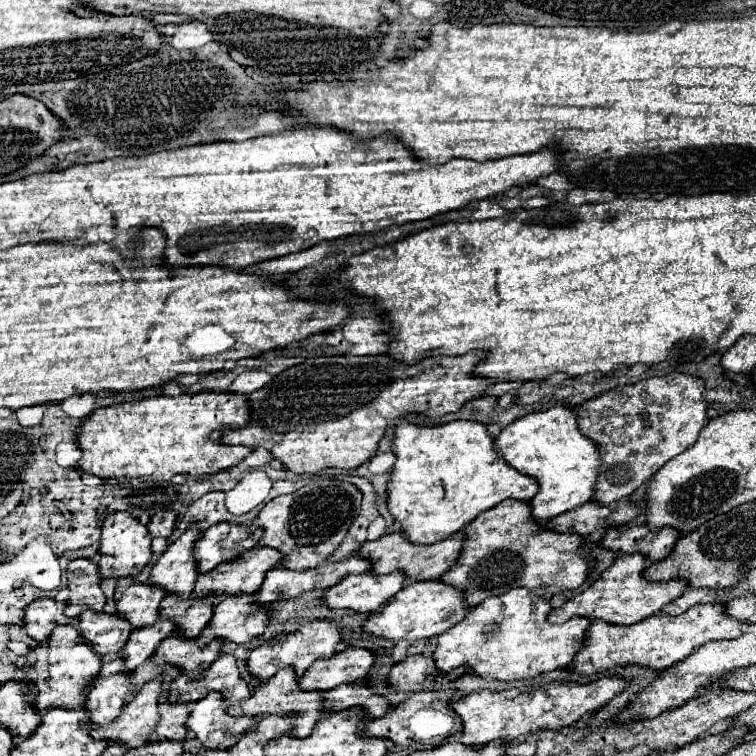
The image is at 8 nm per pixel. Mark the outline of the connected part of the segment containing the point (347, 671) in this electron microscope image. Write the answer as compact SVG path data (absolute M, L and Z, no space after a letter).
M347 648L329 658L317 660L301 678L303 690L331 690L339 684L363 680L375 664L375 654L365 648Z

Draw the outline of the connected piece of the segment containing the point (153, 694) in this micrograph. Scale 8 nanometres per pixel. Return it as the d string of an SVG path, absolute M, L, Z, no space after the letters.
M163 676L145 682L141 690L135 694L135 698L123 708L123 712L113 722L107 722L91 730L93 738L125 742L125 746L143 746L161 720L159 716L161 684Z

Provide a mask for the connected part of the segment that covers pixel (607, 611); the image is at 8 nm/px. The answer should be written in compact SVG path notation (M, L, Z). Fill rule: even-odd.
M621 554L613 562L611 568L607 568L601 578L597 578L587 590L579 592L575 598L567 600L557 610L551 610L549 622L559 624L573 616L585 616L585 618L599 618L609 624L633 624L639 622L651 614L657 614L663 610L665 604L677 600L689 586L683 578L671 578L667 582L651 582L643 576L647 568L647 558L643 554Z

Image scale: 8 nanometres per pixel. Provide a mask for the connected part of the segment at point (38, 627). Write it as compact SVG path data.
M41 598L41 600L35 600L31 602L27 608L25 608L25 630L27 634L37 640L39 644L47 642L51 632L61 626L61 624L71 624L71 626L77 626L77 618L67 618L65 616L65 608L67 608L67 602L57 602L57 600L51 600L51 598Z

